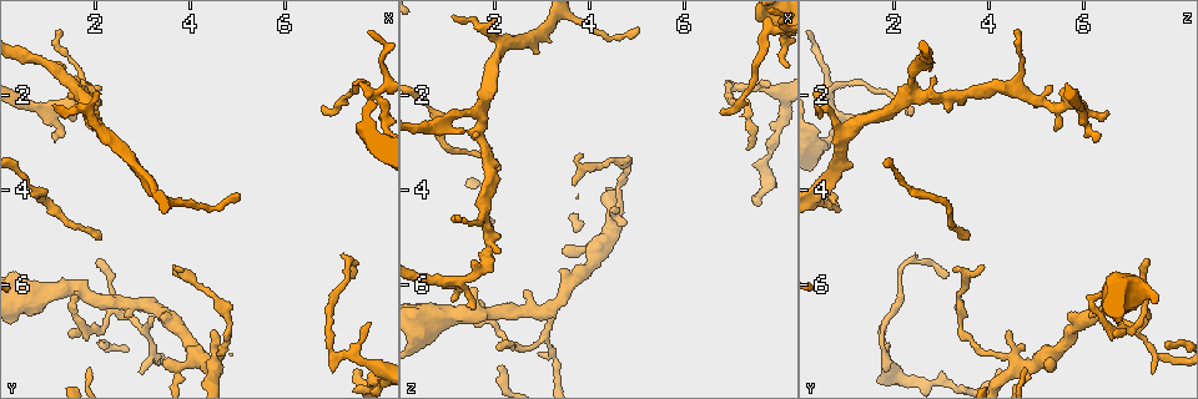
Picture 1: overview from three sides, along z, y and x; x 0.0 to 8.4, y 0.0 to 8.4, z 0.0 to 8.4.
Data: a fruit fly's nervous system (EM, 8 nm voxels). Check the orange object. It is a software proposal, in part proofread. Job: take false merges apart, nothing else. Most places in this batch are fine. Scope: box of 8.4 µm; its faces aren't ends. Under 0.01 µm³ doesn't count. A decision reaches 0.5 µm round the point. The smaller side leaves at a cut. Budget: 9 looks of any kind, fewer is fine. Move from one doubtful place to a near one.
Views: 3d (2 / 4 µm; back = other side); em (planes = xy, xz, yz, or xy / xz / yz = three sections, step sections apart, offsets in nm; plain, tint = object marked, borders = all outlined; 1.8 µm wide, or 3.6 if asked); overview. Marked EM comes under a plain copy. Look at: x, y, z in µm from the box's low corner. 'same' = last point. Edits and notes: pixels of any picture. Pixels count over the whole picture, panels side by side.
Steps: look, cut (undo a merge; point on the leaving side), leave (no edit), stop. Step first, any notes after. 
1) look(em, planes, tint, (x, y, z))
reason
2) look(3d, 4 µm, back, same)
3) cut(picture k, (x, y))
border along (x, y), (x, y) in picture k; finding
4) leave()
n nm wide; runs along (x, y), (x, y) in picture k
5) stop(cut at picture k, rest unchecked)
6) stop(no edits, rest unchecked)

look(em, planes, borders, (1.20, 2.25, 5.90))
arms part here

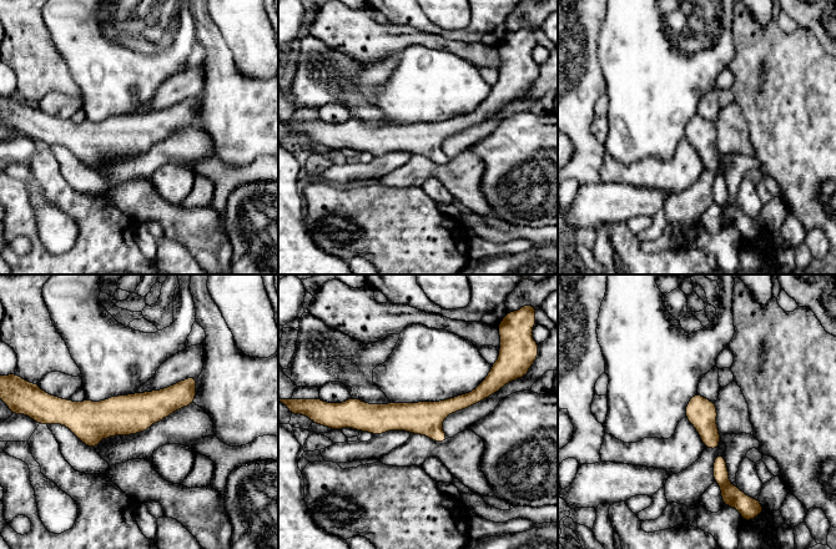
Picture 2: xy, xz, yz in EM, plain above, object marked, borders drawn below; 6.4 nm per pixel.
leave()
runs along (488, 388), (429, 416), (343, 408) in picture 2; continuous, no second neuron

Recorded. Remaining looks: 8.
look(em, xz, step 4, tint, (1.60, 6.10, 6.65))
abrupt turn

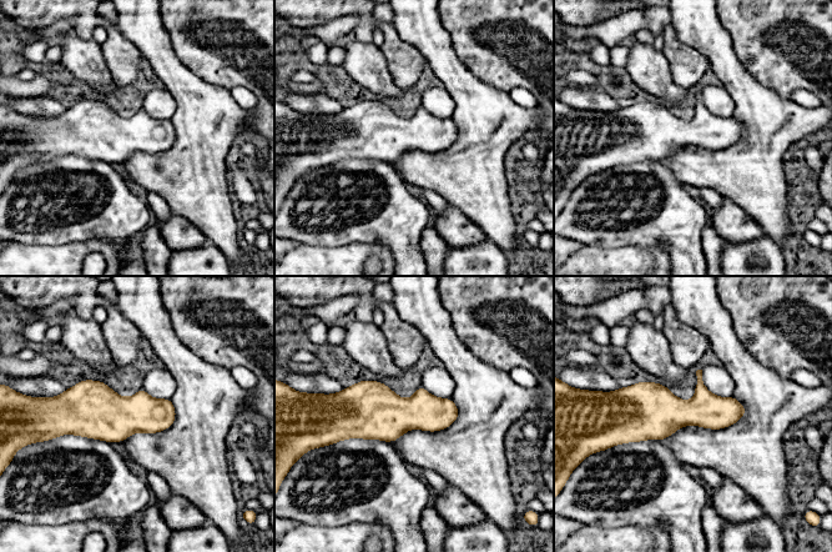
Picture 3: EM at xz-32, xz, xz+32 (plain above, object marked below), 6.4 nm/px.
leave()
continuous, no second neuron

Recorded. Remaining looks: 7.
look(em, planes, borders, (7.30, 5.60, 2.20))
abrupt turn

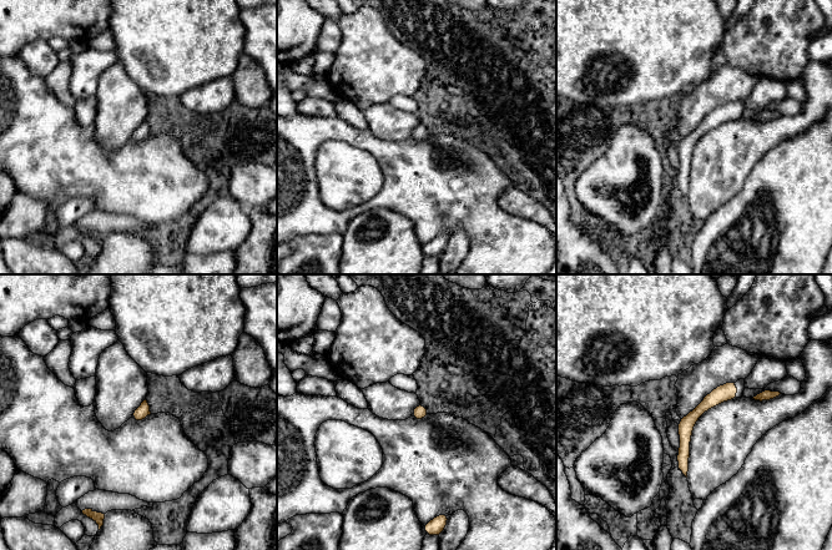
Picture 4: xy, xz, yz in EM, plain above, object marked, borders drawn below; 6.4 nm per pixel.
leave()
one neuron here

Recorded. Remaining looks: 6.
look(em, xz, step 4, tint, (7.65, 1.80, 0.75))
abrupt turn

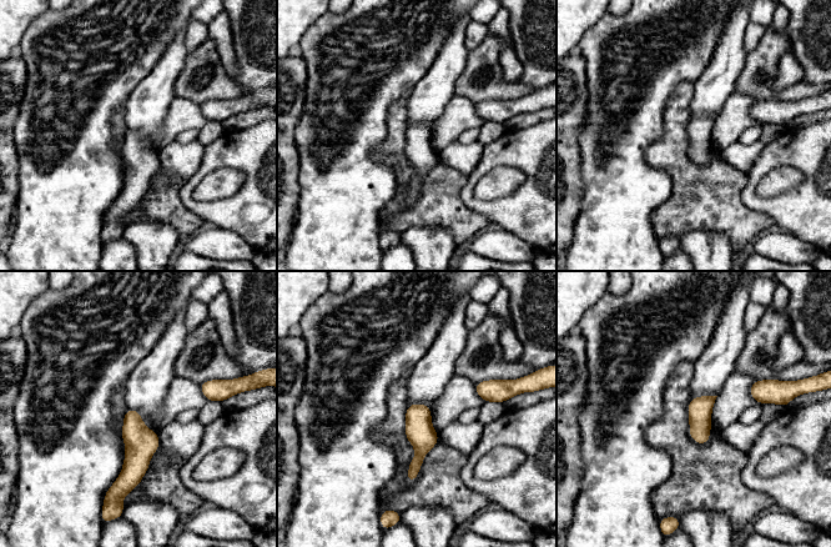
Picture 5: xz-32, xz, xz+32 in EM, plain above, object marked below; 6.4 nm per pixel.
leave()
runs along (421, 406), (421, 452), (411, 478) in picture 5; all the same neuron

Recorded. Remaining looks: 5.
stop(no edits, rest unchecked)

